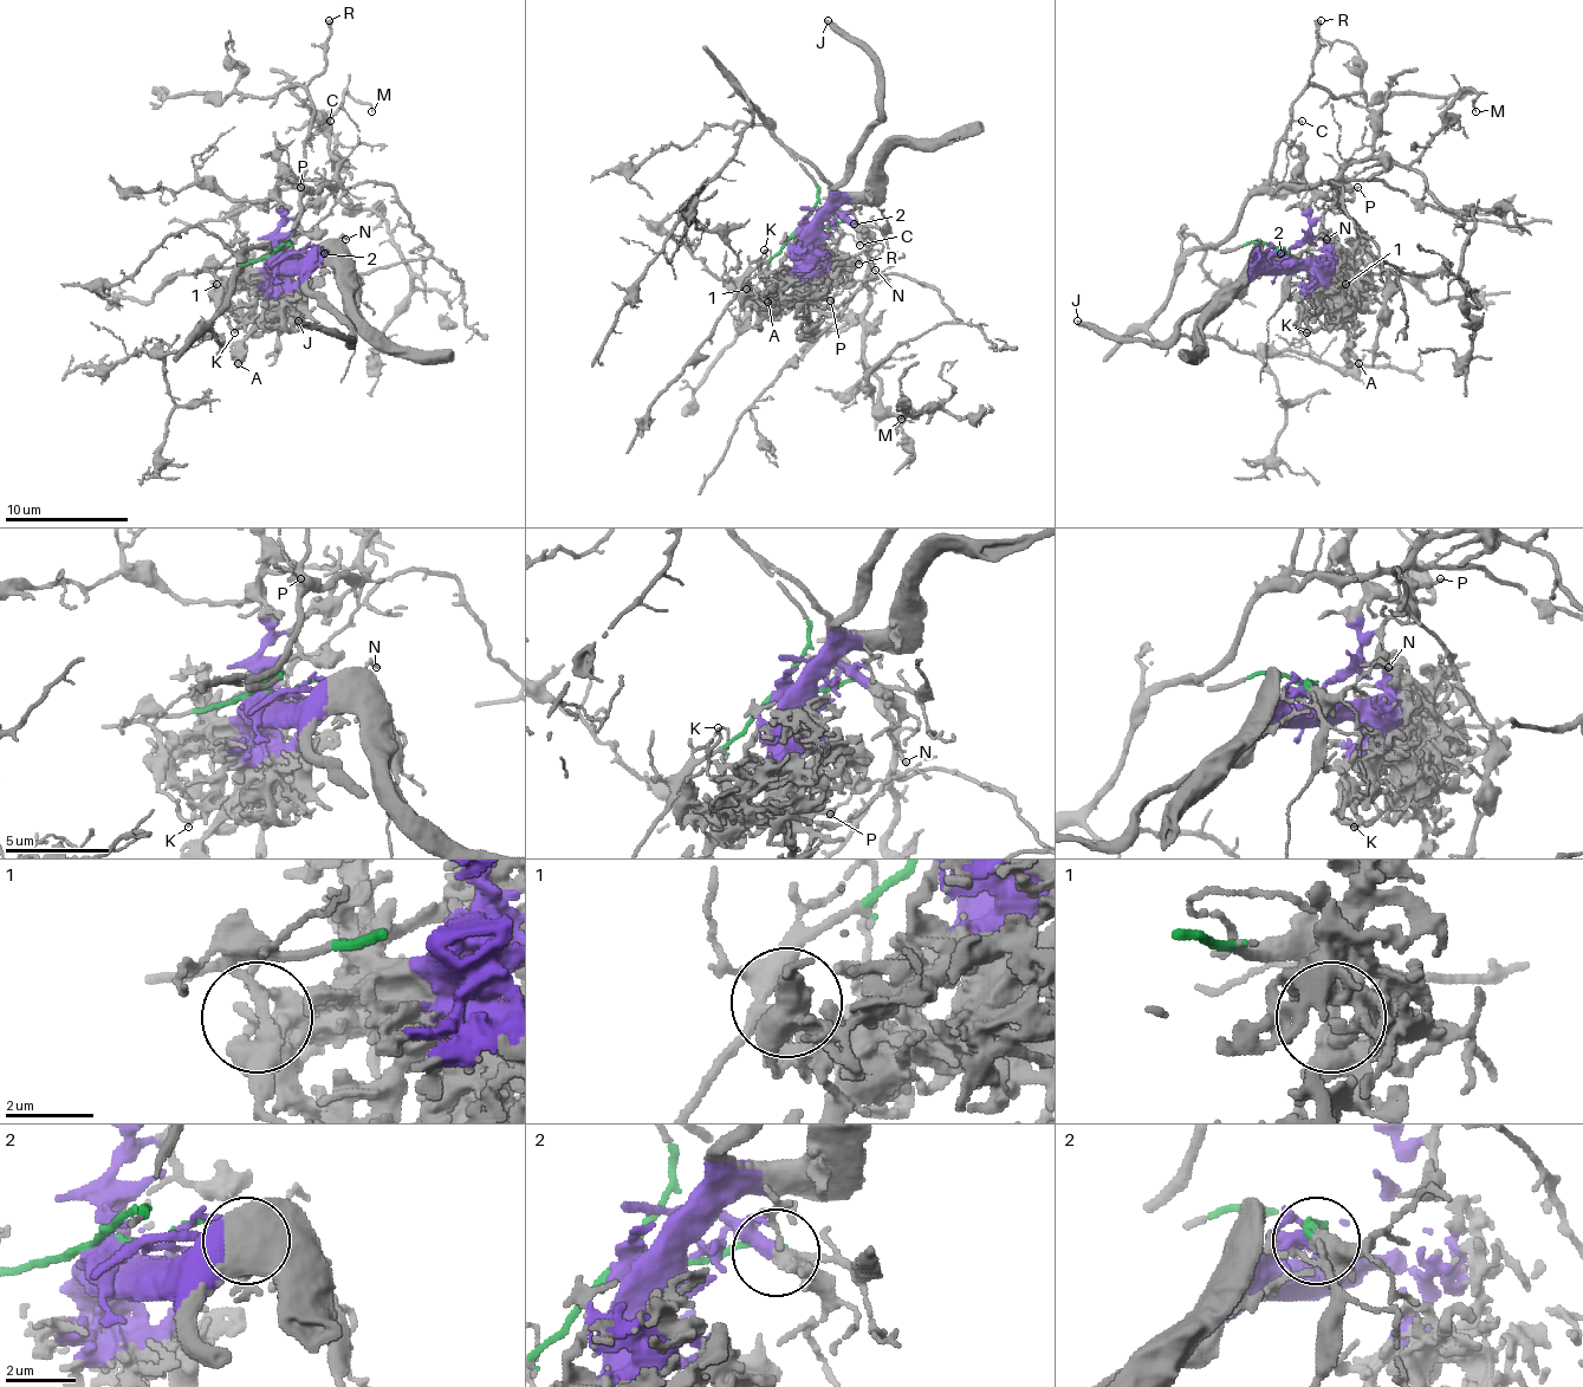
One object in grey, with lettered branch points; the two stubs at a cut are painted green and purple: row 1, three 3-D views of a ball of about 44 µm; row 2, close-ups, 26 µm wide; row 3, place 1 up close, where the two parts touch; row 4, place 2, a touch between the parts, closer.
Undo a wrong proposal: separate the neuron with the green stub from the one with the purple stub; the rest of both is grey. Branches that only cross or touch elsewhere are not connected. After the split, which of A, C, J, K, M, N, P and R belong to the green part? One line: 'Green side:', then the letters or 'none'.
Green side: C, K, M, R

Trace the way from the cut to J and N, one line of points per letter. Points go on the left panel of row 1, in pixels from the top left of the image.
J: (278, 253), (343, 322), (349, 343), (297, 322)
N: (278, 253), (297, 253), (306, 260), (322, 253), (339, 253), (337, 241), (346, 238)

